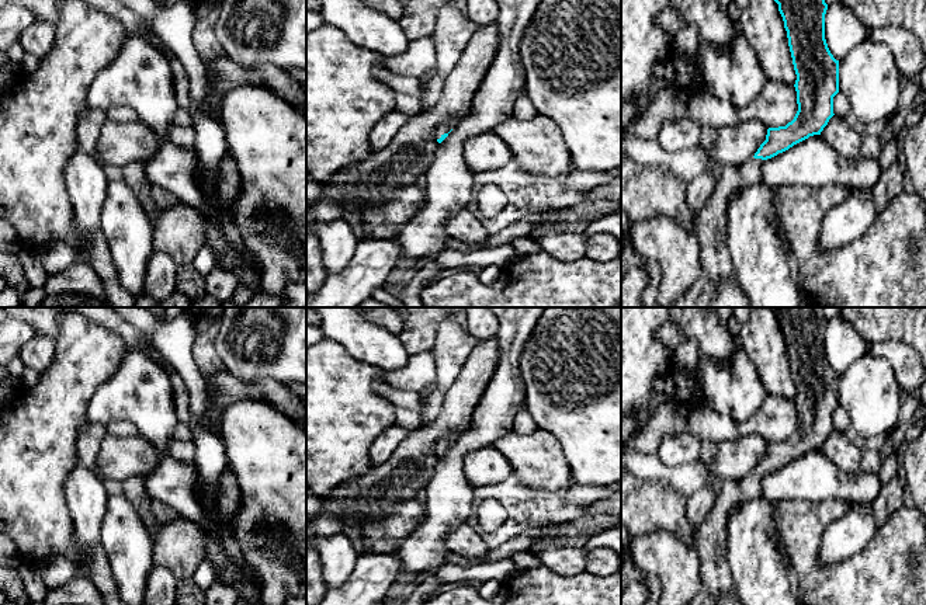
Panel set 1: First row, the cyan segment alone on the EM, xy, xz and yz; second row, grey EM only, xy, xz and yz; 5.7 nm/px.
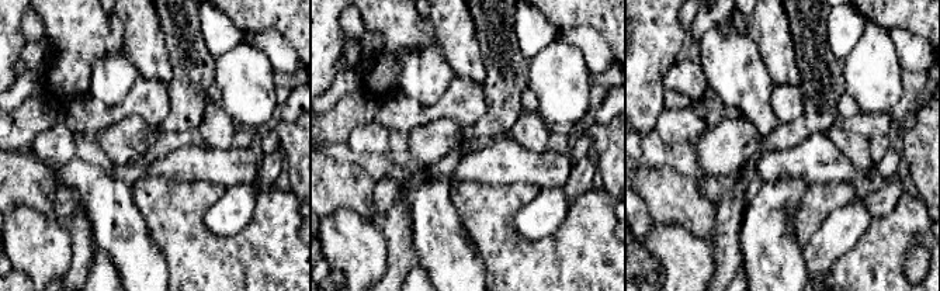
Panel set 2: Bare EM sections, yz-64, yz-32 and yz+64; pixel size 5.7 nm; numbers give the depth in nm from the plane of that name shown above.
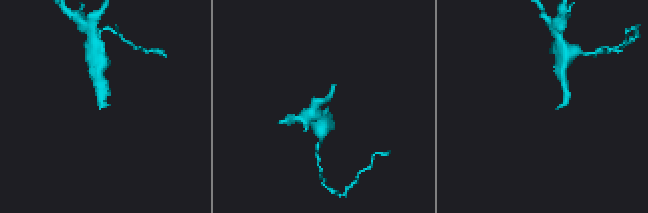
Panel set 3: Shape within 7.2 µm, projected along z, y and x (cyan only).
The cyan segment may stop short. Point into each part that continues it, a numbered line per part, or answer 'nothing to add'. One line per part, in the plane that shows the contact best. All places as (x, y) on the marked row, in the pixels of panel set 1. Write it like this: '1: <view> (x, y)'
1: xz (446, 127)

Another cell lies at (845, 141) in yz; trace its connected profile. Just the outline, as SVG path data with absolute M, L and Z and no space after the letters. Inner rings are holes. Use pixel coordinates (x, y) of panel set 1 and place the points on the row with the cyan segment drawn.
M833 115L821 132L821 136L842 156L849 159L861 156L861 136L849 126L845 118Z

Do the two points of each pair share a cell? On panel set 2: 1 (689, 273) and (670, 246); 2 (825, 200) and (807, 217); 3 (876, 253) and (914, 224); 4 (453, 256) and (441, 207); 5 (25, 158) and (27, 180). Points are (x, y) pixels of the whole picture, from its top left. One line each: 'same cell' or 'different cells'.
1: same cell
2: same cell
3: same cell
4: same cell
5: same cell

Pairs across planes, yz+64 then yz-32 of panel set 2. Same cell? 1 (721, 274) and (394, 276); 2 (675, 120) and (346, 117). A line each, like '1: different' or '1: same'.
1: same
2: different

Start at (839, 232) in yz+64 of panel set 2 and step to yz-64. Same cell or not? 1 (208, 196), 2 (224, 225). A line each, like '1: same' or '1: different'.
1: different
2: same

